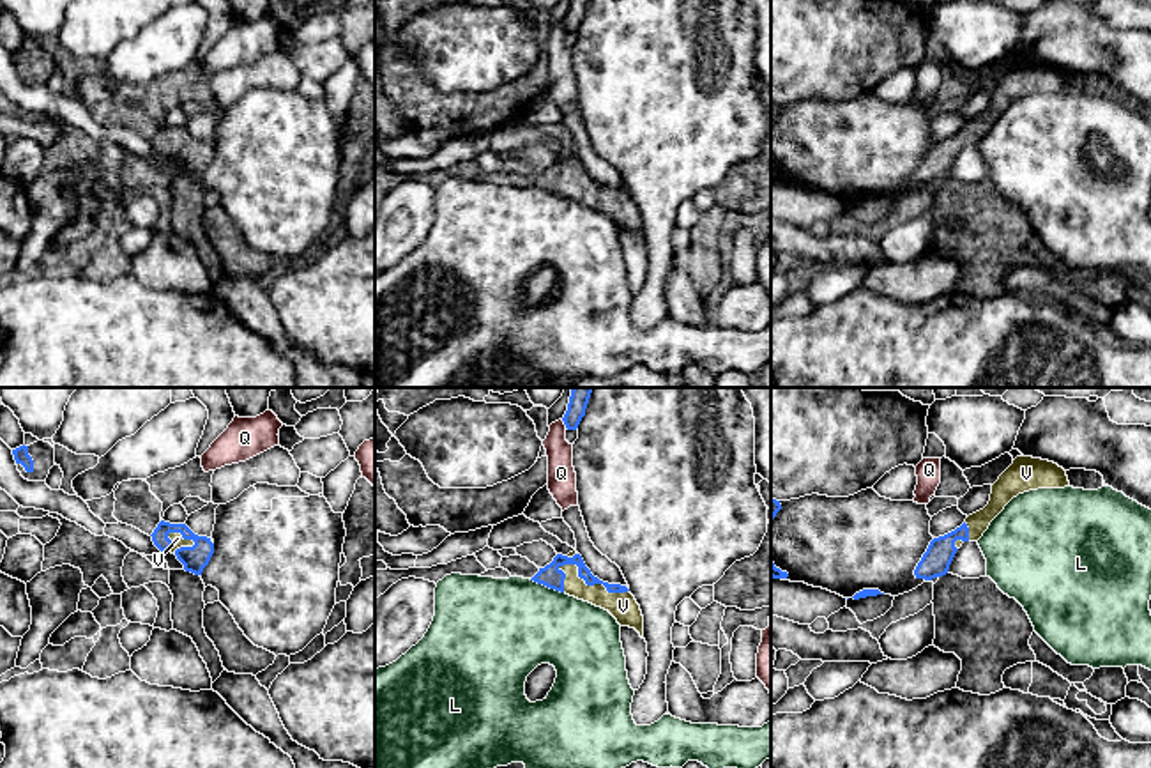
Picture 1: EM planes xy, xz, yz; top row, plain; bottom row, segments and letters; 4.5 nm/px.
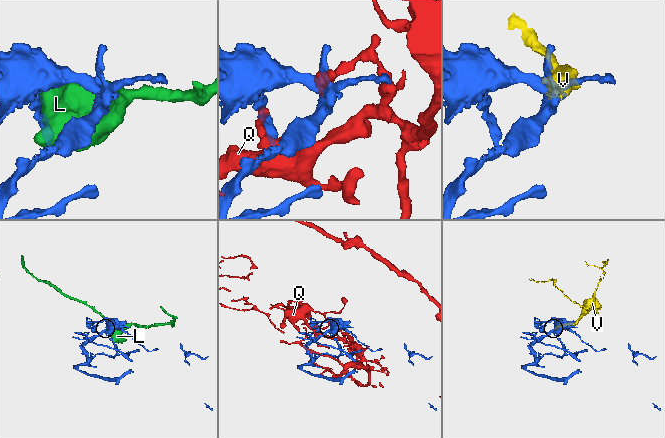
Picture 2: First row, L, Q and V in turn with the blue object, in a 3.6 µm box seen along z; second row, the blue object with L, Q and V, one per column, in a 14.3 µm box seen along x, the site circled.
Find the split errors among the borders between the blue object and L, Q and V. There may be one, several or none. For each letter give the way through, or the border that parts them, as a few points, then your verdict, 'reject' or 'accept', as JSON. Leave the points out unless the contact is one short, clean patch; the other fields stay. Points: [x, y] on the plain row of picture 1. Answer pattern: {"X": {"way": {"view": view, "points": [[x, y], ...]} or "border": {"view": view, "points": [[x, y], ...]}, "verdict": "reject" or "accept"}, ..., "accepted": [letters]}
{"L": {"verdict": "reject"}, "Q": {"verdict": "reject"}, "V": {"verdict": "accept"}, "accepted": ["V"]}

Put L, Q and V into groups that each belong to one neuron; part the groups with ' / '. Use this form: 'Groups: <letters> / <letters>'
Groups: L / Q / V

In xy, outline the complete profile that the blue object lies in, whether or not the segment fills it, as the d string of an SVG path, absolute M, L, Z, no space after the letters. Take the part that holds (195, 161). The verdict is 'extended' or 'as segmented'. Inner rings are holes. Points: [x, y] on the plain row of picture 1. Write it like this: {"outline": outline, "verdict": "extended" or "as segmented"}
{"outline": "M161 124L150 140L163 157L175 157L184 173L194 179L202 179L214 157L214 143L194 138L186 127Z", "verdict": "extended"}

